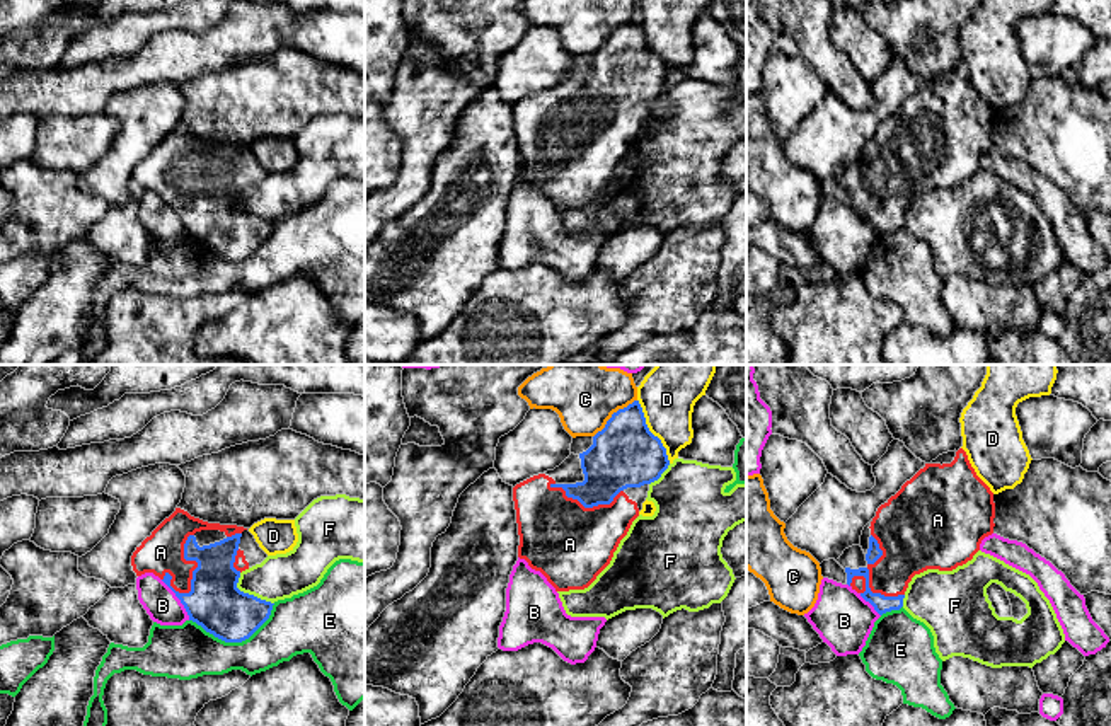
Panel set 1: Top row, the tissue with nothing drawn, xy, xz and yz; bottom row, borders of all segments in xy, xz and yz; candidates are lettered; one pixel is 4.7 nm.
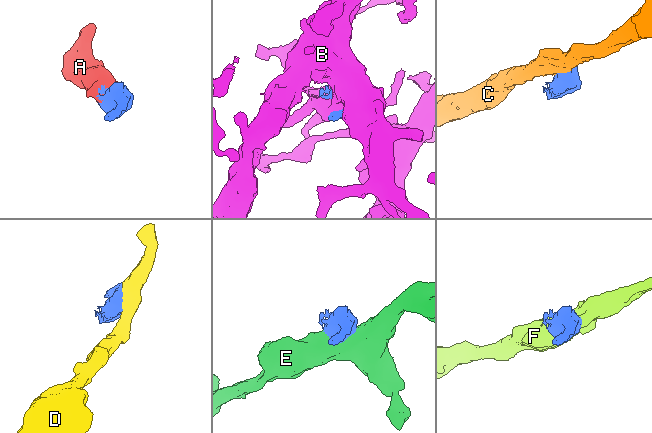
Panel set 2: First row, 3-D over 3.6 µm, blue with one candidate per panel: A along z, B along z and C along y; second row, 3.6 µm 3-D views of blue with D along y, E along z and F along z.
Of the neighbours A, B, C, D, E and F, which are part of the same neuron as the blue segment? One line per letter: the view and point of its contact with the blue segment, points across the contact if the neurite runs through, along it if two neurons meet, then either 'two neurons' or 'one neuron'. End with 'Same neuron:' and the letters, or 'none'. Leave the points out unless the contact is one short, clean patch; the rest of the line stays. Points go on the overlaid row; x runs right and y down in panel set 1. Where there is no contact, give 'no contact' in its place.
A: xy (196, 561) | one neuron
B: xy (179, 599) | two neurons
C: xz (612, 414) | along xz (636, 399), (619, 408), (593, 437) | two neurons
D: xz (650, 432) | two neurons
E: xy (236, 641) | two neurons
F: xy (247, 593) | two neurons
Same neuron: A

